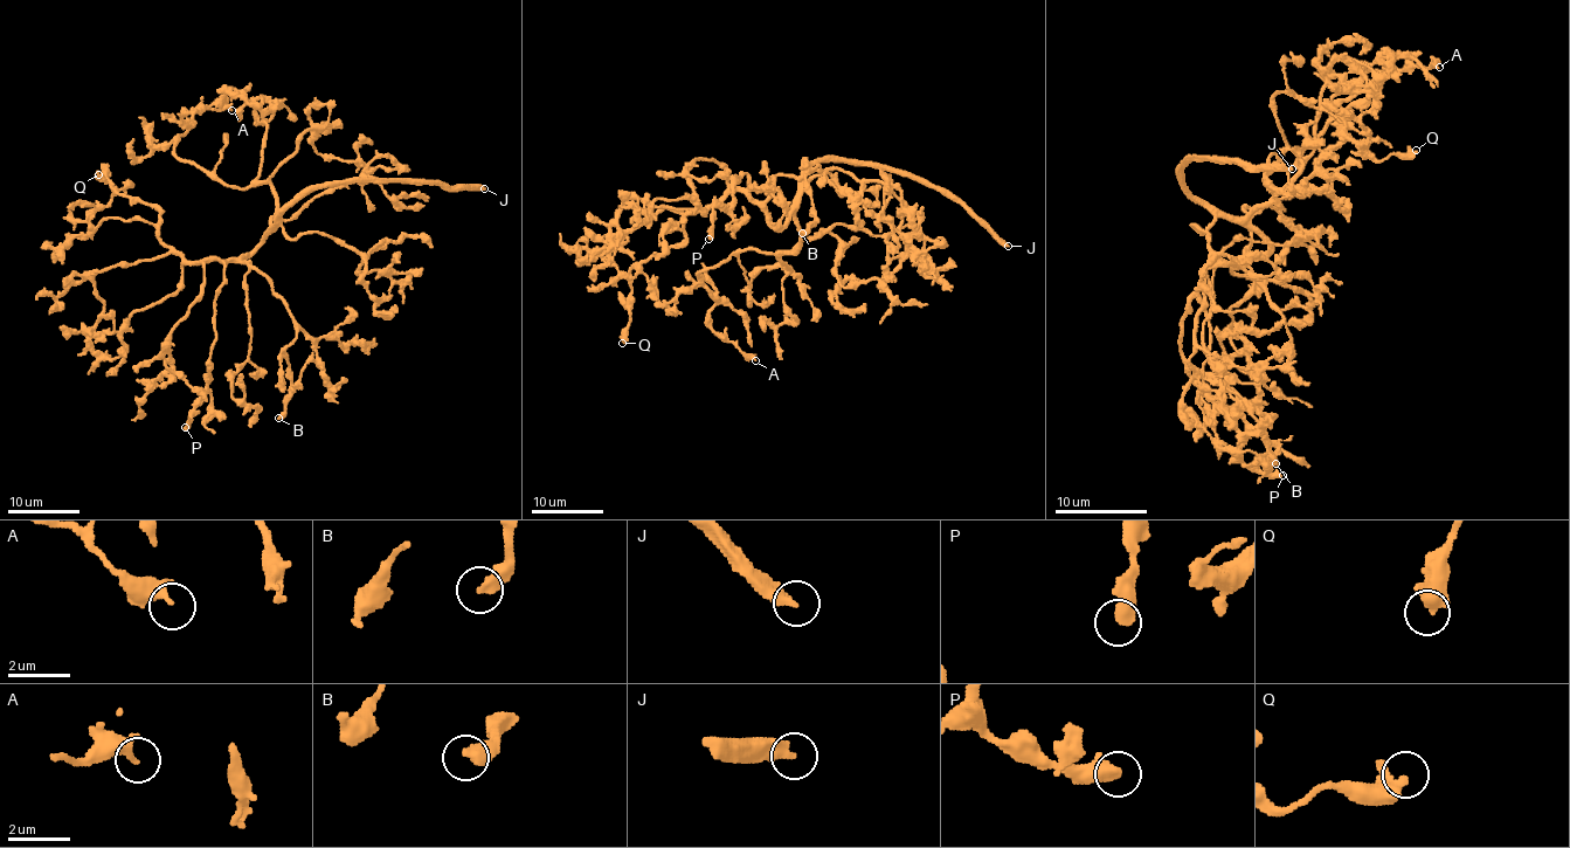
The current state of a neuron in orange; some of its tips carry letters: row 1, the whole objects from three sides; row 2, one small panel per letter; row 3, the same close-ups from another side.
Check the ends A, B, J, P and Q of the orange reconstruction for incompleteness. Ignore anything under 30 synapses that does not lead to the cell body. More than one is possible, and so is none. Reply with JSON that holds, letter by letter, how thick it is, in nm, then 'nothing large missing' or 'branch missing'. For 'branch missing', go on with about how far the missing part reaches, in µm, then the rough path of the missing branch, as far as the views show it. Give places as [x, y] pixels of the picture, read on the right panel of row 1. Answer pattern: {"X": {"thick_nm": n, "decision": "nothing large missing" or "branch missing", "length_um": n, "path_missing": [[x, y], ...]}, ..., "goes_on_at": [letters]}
{"A": {"thick_nm": 340, "decision": "nothing large missing"}, "B": {"thick_nm": 480, "decision": "nothing large missing"}, "J": {"thick_nm": 400, "decision": "branch missing", "length_um": 100, "path_missing": [[1292, 169], [1304, 123], [1266, 159], [1257, 204], [1207, 233], [1102, 263]]}, "P": {"thick_nm": 480, "decision": "nothing large missing"}, "Q": {"thick_nm": 500, "decision": "nothing large missing"}, "goes_on_at": ["J"]}

